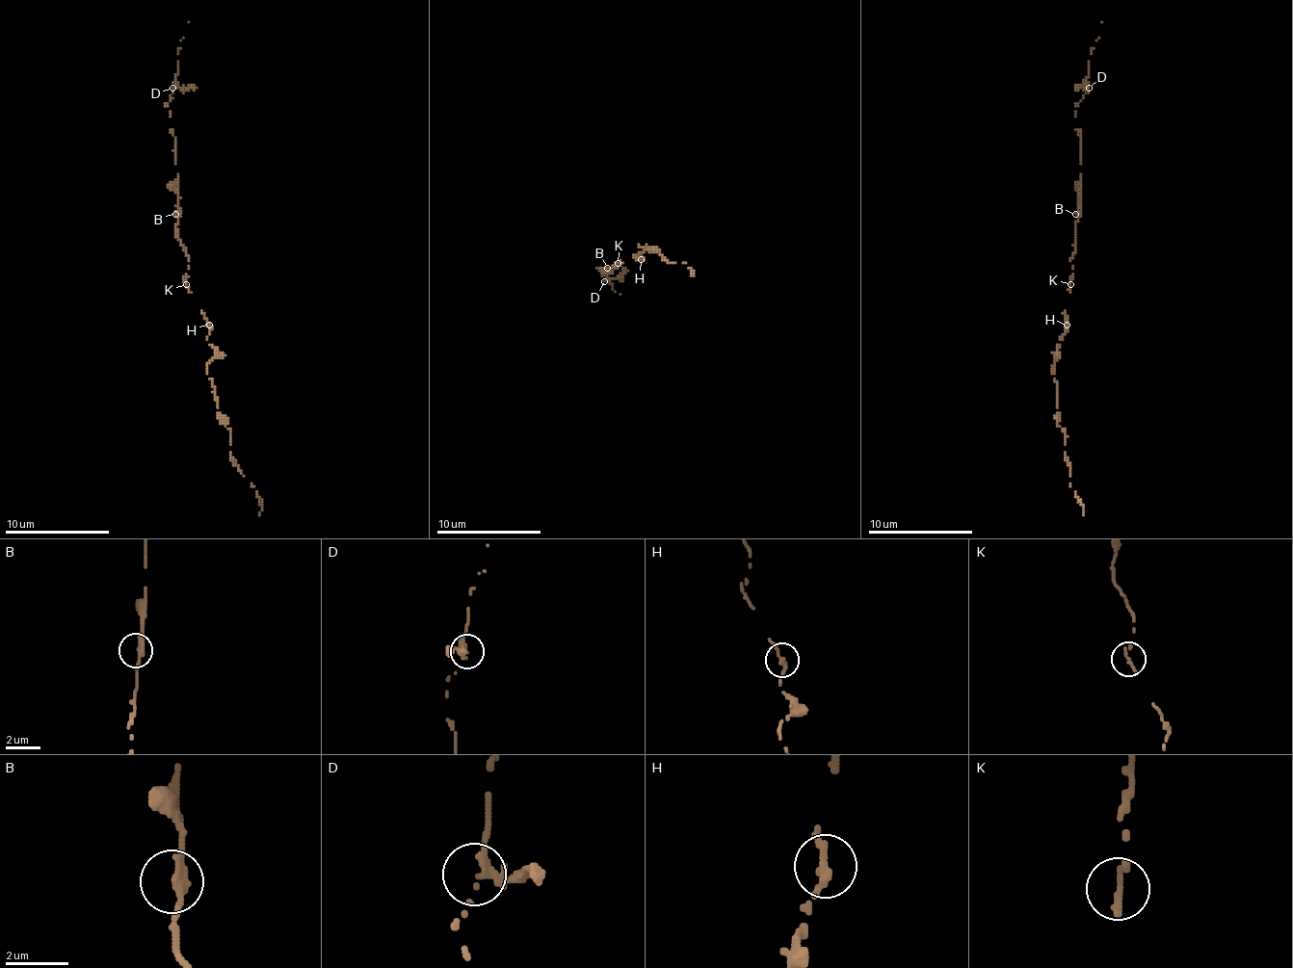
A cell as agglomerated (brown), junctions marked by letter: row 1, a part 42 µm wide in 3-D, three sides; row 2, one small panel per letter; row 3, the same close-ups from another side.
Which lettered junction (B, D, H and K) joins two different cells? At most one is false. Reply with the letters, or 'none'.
none

